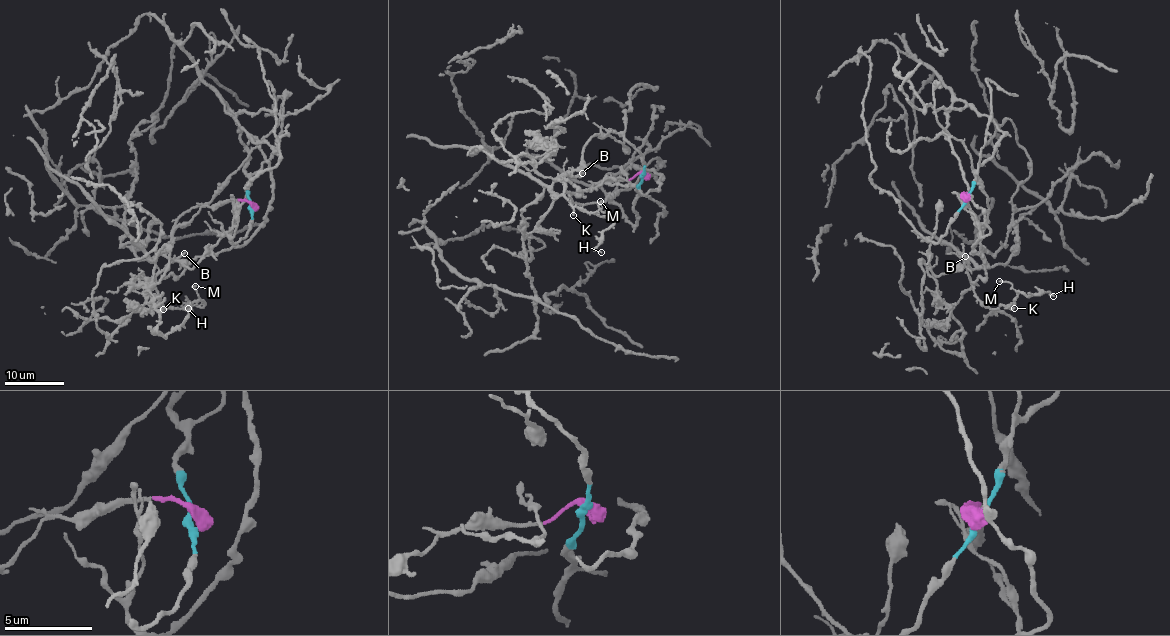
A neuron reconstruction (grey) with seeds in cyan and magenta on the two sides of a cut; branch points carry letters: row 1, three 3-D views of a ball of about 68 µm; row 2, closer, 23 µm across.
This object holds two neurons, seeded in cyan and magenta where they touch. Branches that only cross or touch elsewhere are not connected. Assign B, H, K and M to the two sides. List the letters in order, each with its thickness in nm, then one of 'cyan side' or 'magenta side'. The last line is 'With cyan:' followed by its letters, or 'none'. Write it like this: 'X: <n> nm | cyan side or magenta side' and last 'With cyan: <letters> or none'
B: 200 nm | magenta side
H: 100 nm | magenta side
K: 150 nm | magenta side
M: 140 nm | magenta side
With cyan: none

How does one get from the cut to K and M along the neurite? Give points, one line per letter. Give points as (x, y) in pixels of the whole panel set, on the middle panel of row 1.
K: (643, 176), (555, 194), (559, 175), (569, 175), (557, 180), (572, 215)
M: (643, 176), (572, 194), (555, 194), (554, 180), (569, 175), (557, 180), (574, 206), (604, 216), (601, 200)

